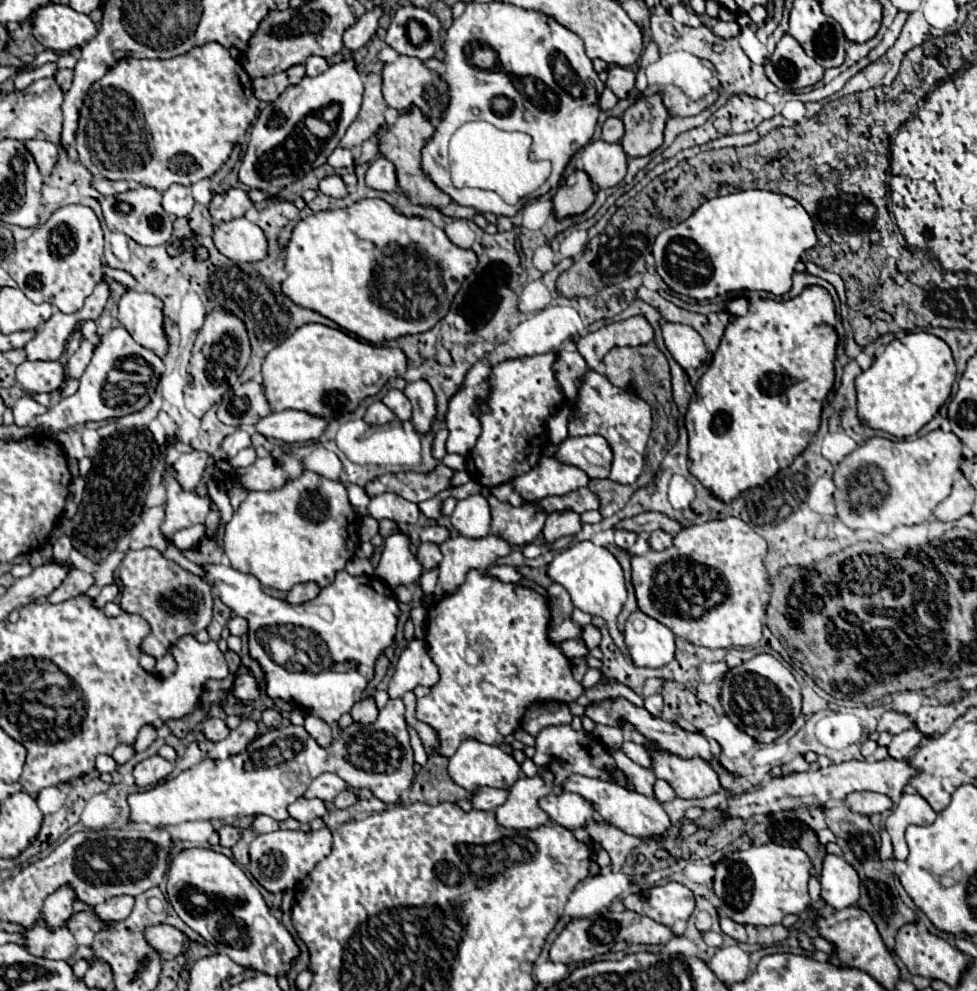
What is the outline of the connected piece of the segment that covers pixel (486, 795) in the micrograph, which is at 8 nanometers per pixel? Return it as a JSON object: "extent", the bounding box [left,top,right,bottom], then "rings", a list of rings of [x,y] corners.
{"extent":[471,787,507,811],"rings":[[[479,787],[471,797],[471,805],[473,805],[473,809],[495,811],[501,803],[505,803],[505,795],[507,795],[507,791],[501,791],[501,789]]]}

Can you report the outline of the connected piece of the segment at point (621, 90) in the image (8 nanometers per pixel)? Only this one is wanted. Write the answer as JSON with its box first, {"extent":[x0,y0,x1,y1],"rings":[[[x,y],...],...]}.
{"extent":[607,65,635,99],"rings":[[[611,65],[609,67],[609,77],[607,77],[607,87],[619,97],[619,99],[625,99],[627,93],[633,89],[635,85],[635,73],[631,69],[625,69],[625,67],[617,67],[617,65]]]}

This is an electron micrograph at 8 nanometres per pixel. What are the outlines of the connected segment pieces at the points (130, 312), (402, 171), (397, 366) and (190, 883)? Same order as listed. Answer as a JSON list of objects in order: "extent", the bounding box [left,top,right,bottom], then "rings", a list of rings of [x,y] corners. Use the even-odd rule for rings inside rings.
[{"extent":[117,291,167,357],"rings":[[[125,291],[119,299],[117,319],[121,325],[159,357],[167,351],[167,339],[163,335],[163,303],[151,293]]]},{"extent":[377,105,449,209],"rings":[[[411,105],[407,111],[399,113],[397,121],[393,125],[383,125],[377,133],[379,139],[379,153],[395,163],[395,171],[397,171],[397,183],[401,187],[401,191],[407,195],[407,199],[415,205],[427,205],[427,207],[435,207],[435,209],[443,209],[449,205],[449,195],[445,195],[441,189],[433,187],[433,183],[429,183],[429,179],[425,179],[423,171],[421,171],[421,147],[425,145],[425,139],[429,139],[429,135],[433,135],[435,127],[429,123],[429,119],[421,113],[419,107]]]},{"extent":[261,323,407,421],"rings":[[[321,323],[299,327],[291,337],[267,353],[261,375],[271,411],[297,409],[327,421],[353,413],[365,397],[377,395],[391,377],[403,375],[407,359],[401,349],[371,345],[341,329]]]},{"extent":[167,847,299,975],"rings":[[[203,847],[179,851],[169,863],[167,897],[175,913],[193,931],[197,931],[205,941],[213,943],[221,953],[229,955],[235,963],[241,963],[243,967],[267,975],[279,975],[287,973],[291,961],[299,955],[299,947],[295,945],[293,937],[281,925],[281,921],[277,921],[269,913],[269,907],[265,905],[259,889],[249,881],[249,877],[241,871],[241,867],[235,865],[231,859],[227,859],[223,853]],[[193,891],[203,891],[207,897],[217,899],[219,907],[203,915],[193,911],[195,909]]]}]

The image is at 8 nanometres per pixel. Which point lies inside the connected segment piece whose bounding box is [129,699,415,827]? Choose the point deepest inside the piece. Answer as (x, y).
(275, 769)

